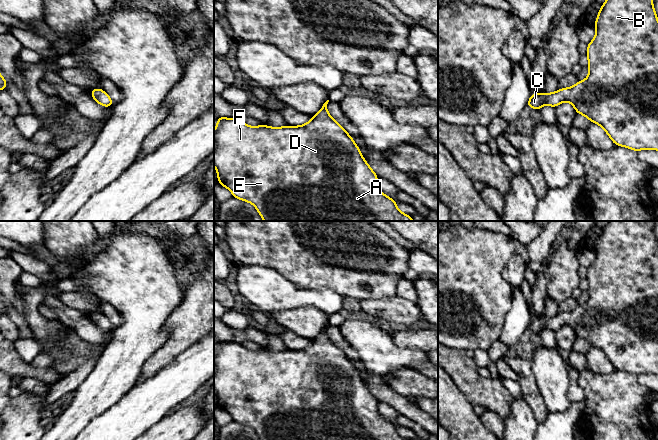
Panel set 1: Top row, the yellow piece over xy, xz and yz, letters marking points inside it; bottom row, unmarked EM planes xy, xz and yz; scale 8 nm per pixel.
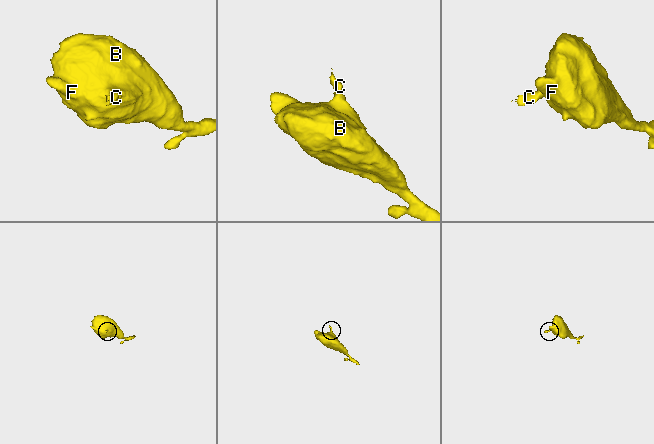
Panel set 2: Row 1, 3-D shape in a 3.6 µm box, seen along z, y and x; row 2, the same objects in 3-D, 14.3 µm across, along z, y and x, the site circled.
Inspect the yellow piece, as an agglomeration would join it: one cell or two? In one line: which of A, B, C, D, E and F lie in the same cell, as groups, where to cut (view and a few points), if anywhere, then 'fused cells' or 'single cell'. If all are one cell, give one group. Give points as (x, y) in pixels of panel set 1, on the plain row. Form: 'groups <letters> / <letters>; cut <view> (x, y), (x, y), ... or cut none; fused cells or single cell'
groups A B C D E F; cut none; single cell

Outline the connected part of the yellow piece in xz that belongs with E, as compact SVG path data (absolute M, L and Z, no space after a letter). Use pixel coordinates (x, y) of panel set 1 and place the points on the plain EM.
M327 324L312 344L301 350L268 351L261 348L251 351L242 344L217 340L217 350L214 355L214 390L216 391L218 407L229 413L234 422L249 426L255 430L260 440L408 440L400 436L396 424L387 421L378 411L378 400L362 380L359 371L346 354L337 347L327 335Z

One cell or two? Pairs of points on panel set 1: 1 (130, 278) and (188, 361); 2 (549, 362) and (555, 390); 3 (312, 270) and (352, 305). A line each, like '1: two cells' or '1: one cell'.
1: two cells
2: one cell
3: two cells

